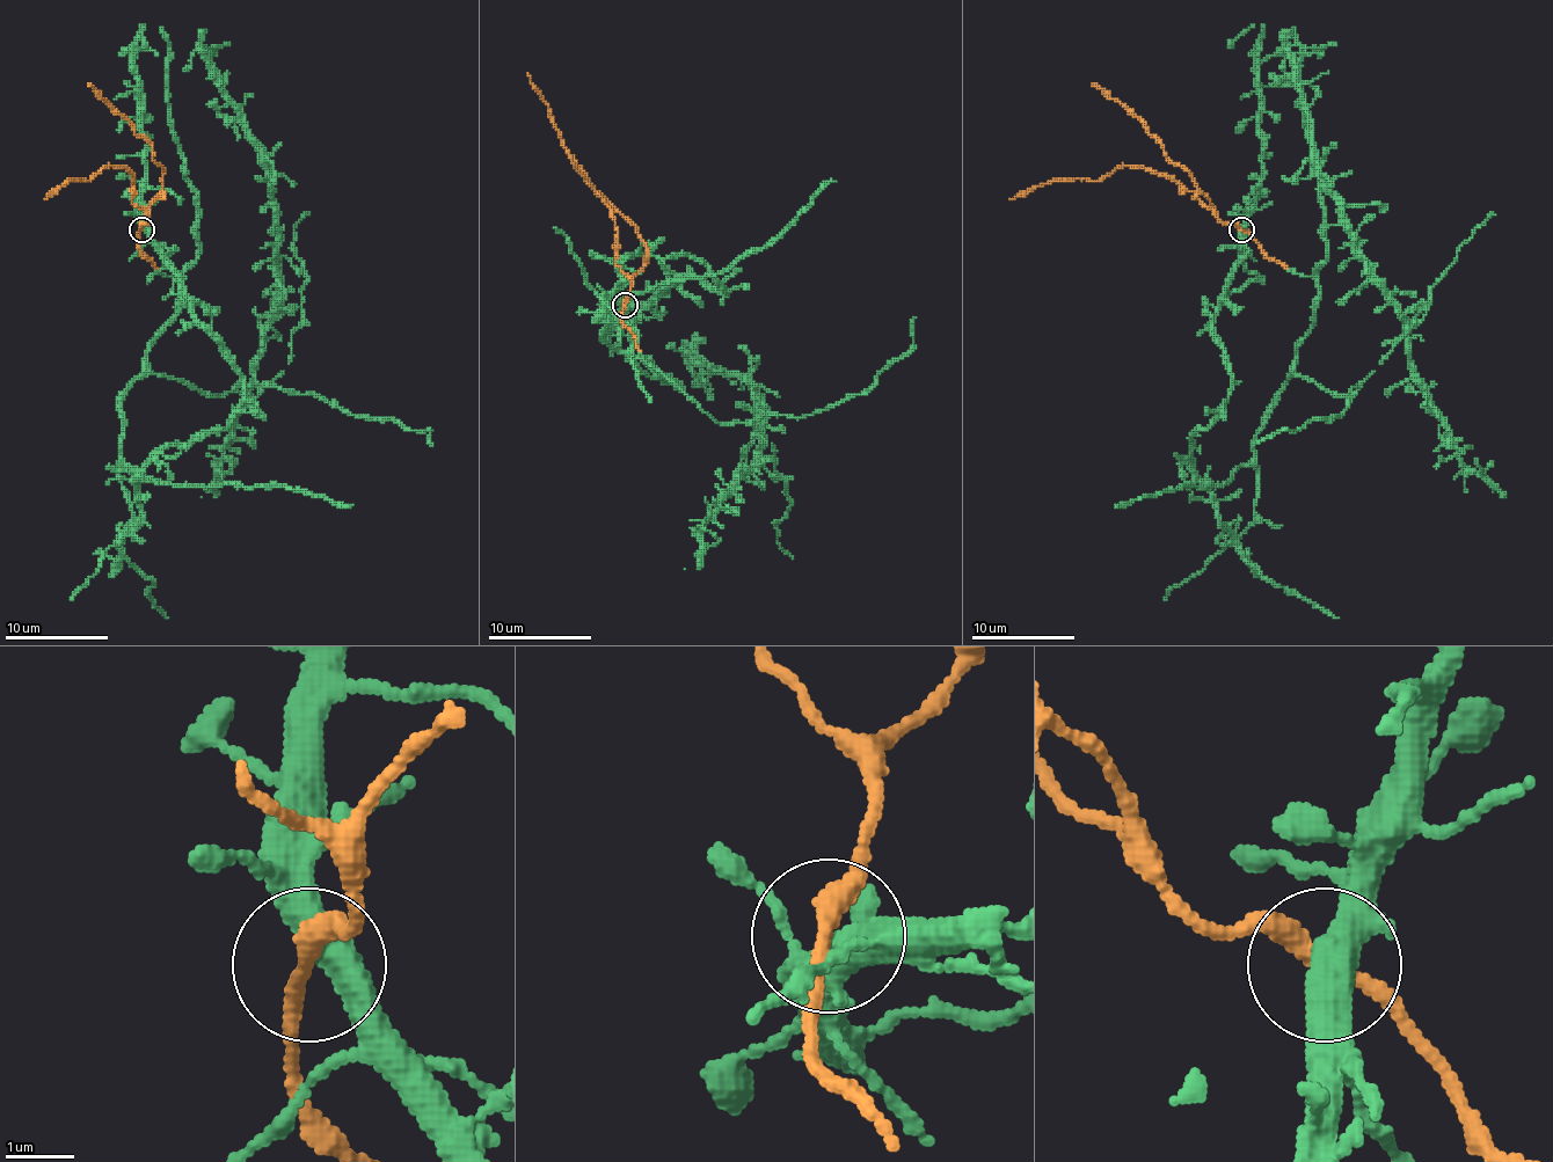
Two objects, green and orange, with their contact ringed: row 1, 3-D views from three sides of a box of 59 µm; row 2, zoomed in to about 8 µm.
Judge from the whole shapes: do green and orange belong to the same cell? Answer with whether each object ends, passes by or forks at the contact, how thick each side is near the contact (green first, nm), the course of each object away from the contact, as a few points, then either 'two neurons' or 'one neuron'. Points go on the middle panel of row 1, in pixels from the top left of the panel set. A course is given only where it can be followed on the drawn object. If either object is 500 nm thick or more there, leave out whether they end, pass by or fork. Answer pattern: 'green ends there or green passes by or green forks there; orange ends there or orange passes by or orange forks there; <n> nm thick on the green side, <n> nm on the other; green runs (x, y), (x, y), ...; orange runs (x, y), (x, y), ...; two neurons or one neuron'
green passes by; orange passes by; 480 nm thick on the green side, 280 nm on the other; green runs (625, 305), (707, 269), (628, 255), (605, 337), (785, 489), (753, 389), (690, 358), (713, 400); orange runs (625, 305), (631, 278), (615, 263), (618, 232), (607, 204), (571, 160), (548, 104), (527, 73); one neuron

